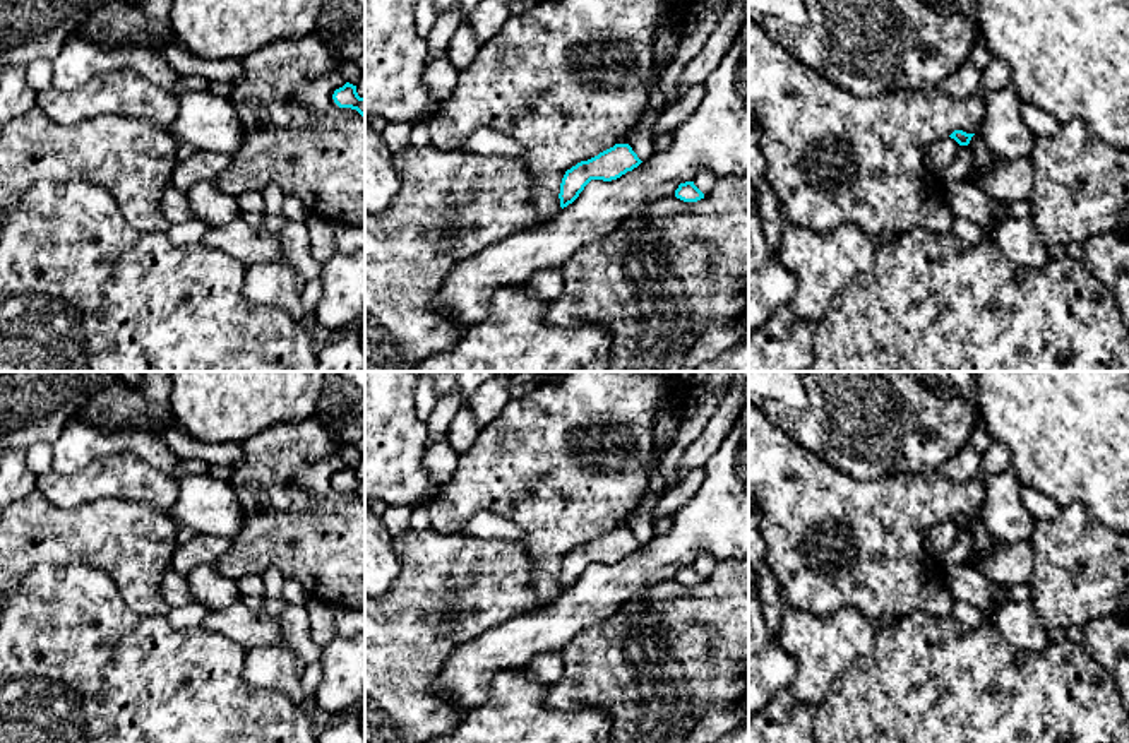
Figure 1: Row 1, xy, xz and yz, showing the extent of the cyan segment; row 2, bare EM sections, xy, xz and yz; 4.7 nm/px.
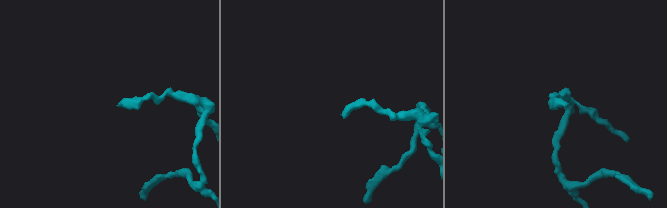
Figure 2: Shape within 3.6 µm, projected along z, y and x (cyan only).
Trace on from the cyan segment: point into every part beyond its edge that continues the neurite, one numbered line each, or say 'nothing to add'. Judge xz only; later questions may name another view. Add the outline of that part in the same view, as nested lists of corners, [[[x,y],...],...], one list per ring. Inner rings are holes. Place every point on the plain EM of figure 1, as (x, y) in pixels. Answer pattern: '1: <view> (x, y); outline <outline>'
nothing to add

